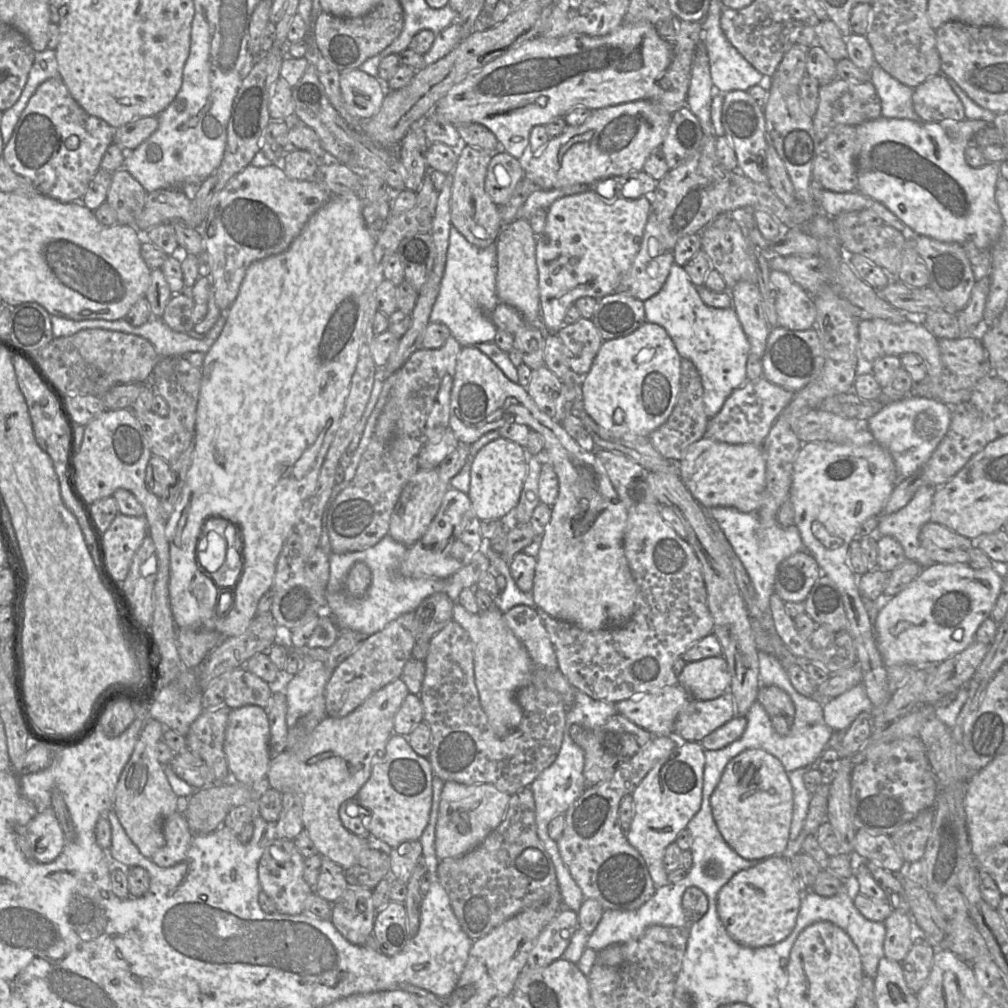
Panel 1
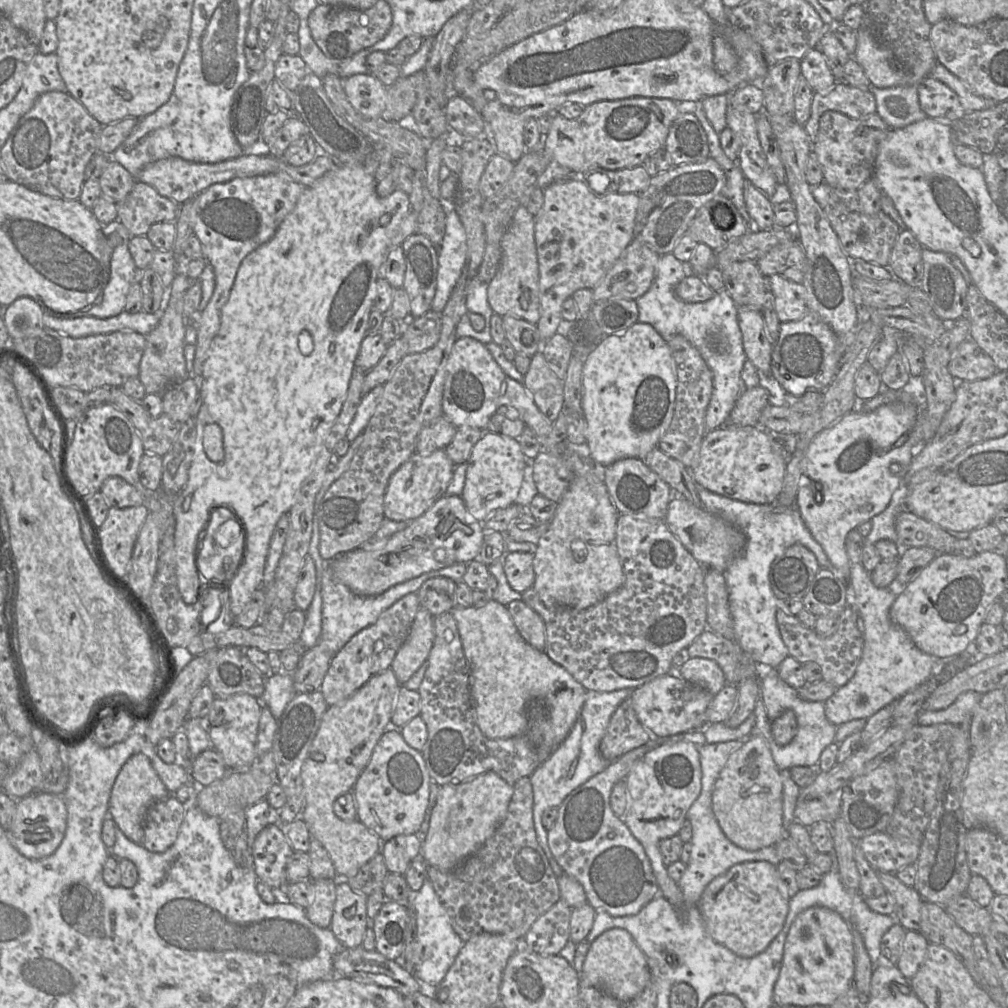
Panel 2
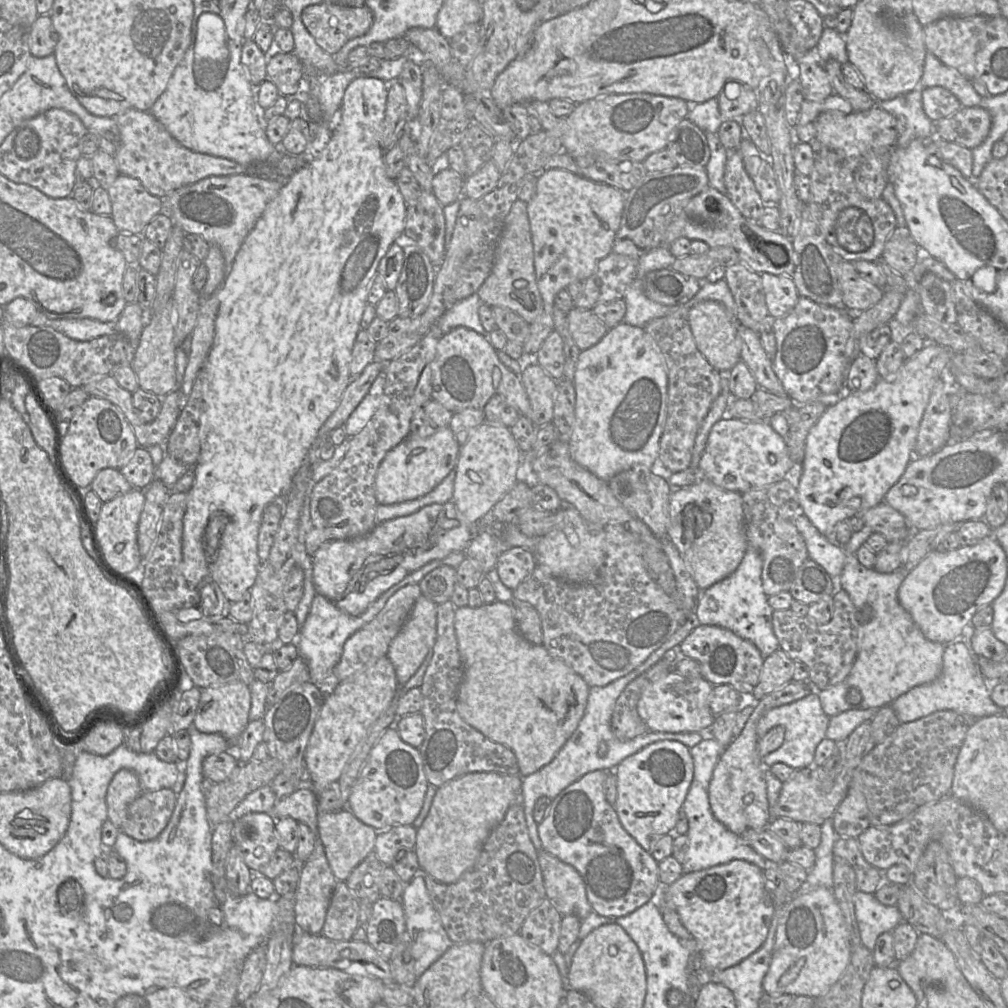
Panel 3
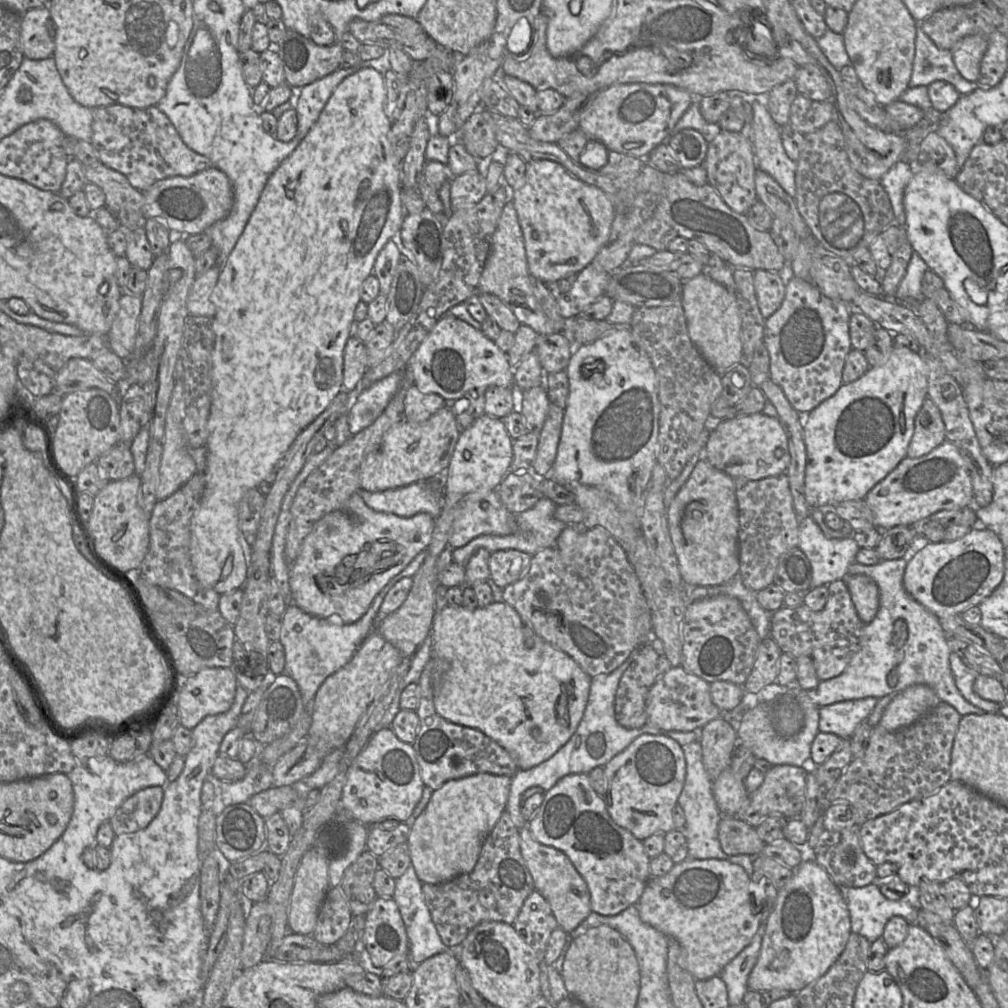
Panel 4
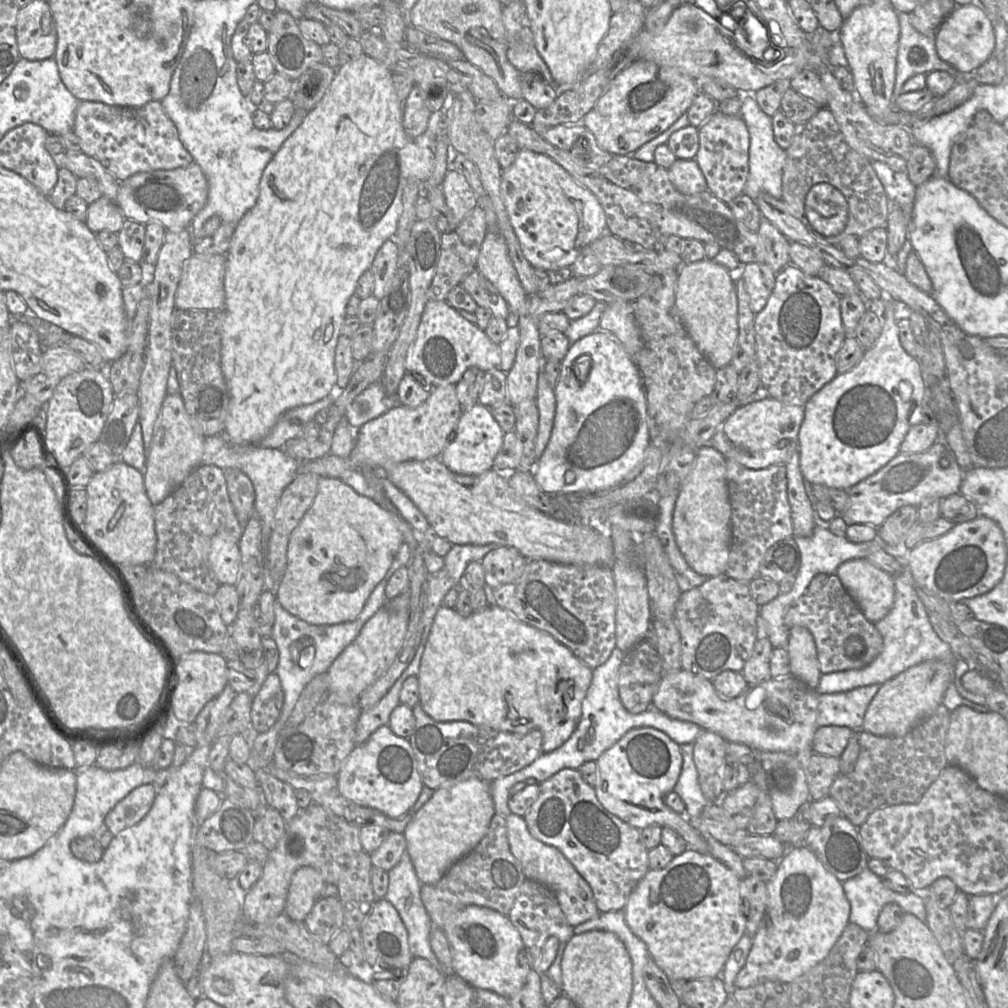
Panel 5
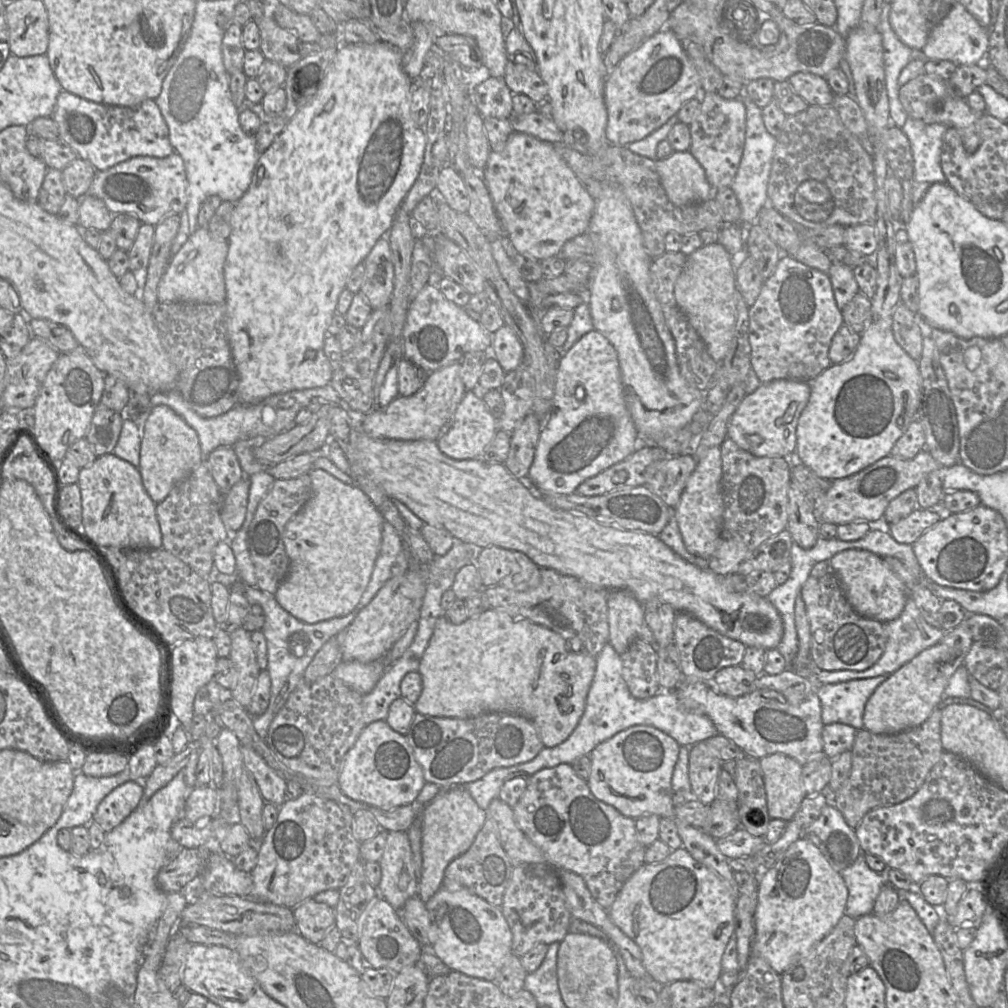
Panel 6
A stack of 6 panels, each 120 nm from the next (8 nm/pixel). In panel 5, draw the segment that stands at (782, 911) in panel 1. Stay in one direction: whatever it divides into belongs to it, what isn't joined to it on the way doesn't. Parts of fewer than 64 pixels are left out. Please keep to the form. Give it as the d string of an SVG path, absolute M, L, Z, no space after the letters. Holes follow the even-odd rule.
M688 848L663 869L650 869L637 884L623 909L630 930L647 946L657 966L674 983L721 976L723 967L742 936L746 921L740 906L741 879L710 854Z

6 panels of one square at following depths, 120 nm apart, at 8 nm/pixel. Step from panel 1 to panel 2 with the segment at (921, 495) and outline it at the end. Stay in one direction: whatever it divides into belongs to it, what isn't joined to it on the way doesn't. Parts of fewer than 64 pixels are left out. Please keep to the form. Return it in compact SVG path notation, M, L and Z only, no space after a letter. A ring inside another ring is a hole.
M901 486L892 496L887 508L871 519L872 528L870 533L864 538L865 544L875 544L878 540L887 539L902 548L895 529L897 515L902 511L907 511L905 507L905 496L908 493L908 486Z

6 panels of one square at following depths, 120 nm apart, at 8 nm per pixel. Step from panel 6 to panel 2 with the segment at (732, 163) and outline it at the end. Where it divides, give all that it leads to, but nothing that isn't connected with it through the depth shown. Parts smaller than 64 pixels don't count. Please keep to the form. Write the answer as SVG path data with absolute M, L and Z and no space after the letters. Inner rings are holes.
M746 178L744 200L755 229L770 230L774 228L772 201Z

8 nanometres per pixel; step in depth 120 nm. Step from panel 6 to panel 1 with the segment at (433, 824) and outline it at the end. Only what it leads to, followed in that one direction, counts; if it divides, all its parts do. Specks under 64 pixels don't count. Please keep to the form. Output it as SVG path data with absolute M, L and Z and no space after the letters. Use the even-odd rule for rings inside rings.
M446 781L442 788L435 832L435 852L442 861L458 858L479 846L501 823L510 795L491 784L462 784Z

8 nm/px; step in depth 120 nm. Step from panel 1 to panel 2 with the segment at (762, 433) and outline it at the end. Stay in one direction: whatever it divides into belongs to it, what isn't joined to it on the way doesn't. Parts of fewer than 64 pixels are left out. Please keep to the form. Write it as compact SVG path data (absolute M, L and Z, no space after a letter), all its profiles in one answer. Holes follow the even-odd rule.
M762 386L745 389L729 415L729 424L761 427L759 418L769 398L769 391Z

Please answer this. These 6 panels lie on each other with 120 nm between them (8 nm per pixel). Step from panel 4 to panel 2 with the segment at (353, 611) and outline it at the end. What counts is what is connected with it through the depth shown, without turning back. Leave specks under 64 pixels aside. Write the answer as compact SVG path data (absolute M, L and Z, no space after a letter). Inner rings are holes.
M445 495L438 499L423 515L412 520L405 529L394 533L390 538L383 538L376 543L367 542L355 550L339 555L330 561L330 565L334 578L347 586L353 593L374 596L423 573L446 568L456 563L468 564L477 559L483 537L483 524L467 511L462 497Z

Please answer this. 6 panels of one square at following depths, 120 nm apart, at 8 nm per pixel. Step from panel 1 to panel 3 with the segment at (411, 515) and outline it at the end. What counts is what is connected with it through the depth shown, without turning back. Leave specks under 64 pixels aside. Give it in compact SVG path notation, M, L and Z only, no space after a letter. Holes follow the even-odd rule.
M444 427L422 438L409 434L382 460L375 477L375 496L381 505L414 500L432 491L456 467L460 445L451 428Z

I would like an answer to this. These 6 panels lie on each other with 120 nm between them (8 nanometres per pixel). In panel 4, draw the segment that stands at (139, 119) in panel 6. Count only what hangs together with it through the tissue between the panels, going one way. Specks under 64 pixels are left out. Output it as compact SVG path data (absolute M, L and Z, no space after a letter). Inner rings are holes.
M124 105L97 107L92 110L92 146L105 166L122 173L140 191L148 190L157 181L174 177L190 177L213 163L193 151L181 139L168 117L157 106L132 108Z

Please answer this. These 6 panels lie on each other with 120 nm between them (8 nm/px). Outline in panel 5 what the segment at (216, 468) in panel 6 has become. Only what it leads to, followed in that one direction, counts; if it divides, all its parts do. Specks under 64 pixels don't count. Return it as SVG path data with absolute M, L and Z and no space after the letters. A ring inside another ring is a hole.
M238 469L224 470L228 496L242 531L254 514L255 491L251 480Z

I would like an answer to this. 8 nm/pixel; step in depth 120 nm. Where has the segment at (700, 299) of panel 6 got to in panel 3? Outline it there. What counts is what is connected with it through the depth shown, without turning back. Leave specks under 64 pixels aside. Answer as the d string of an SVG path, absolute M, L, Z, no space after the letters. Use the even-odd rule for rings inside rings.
M712 300L697 303L688 313L688 323L698 350L719 373L730 371L742 361L738 322L721 303Z

